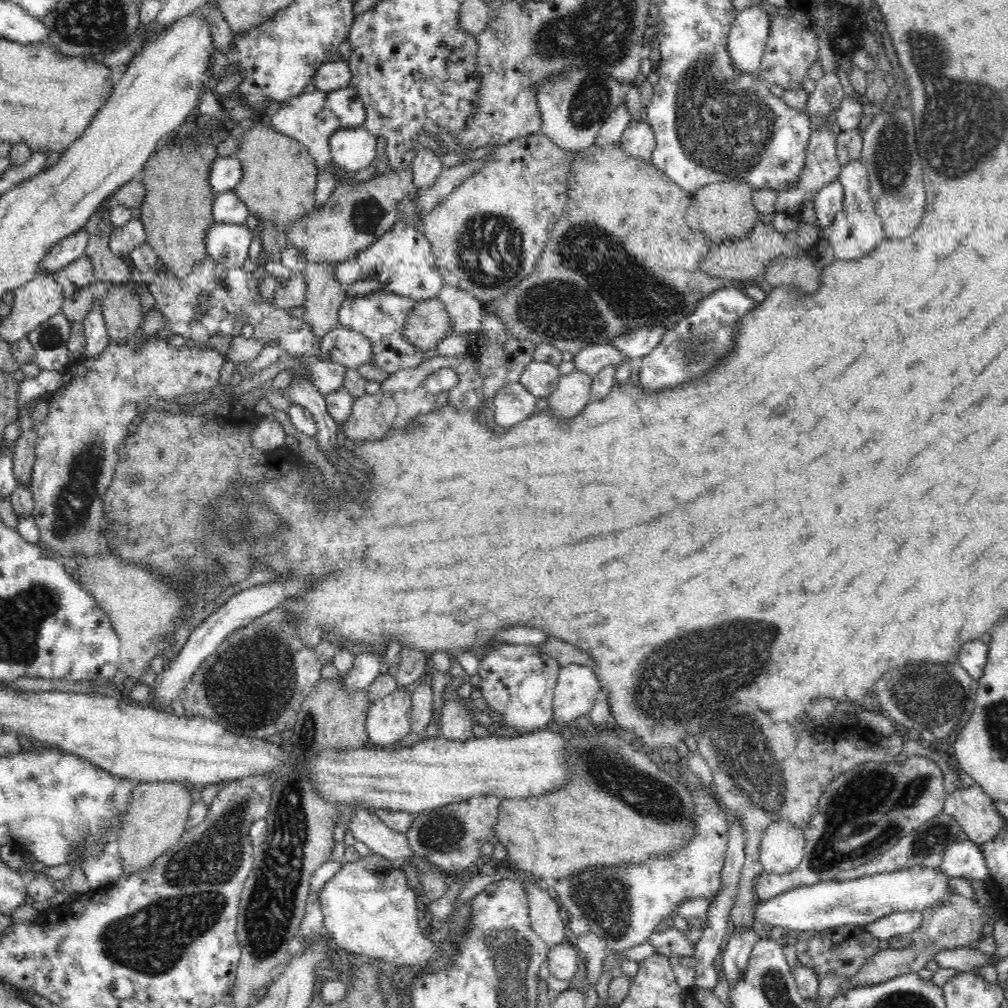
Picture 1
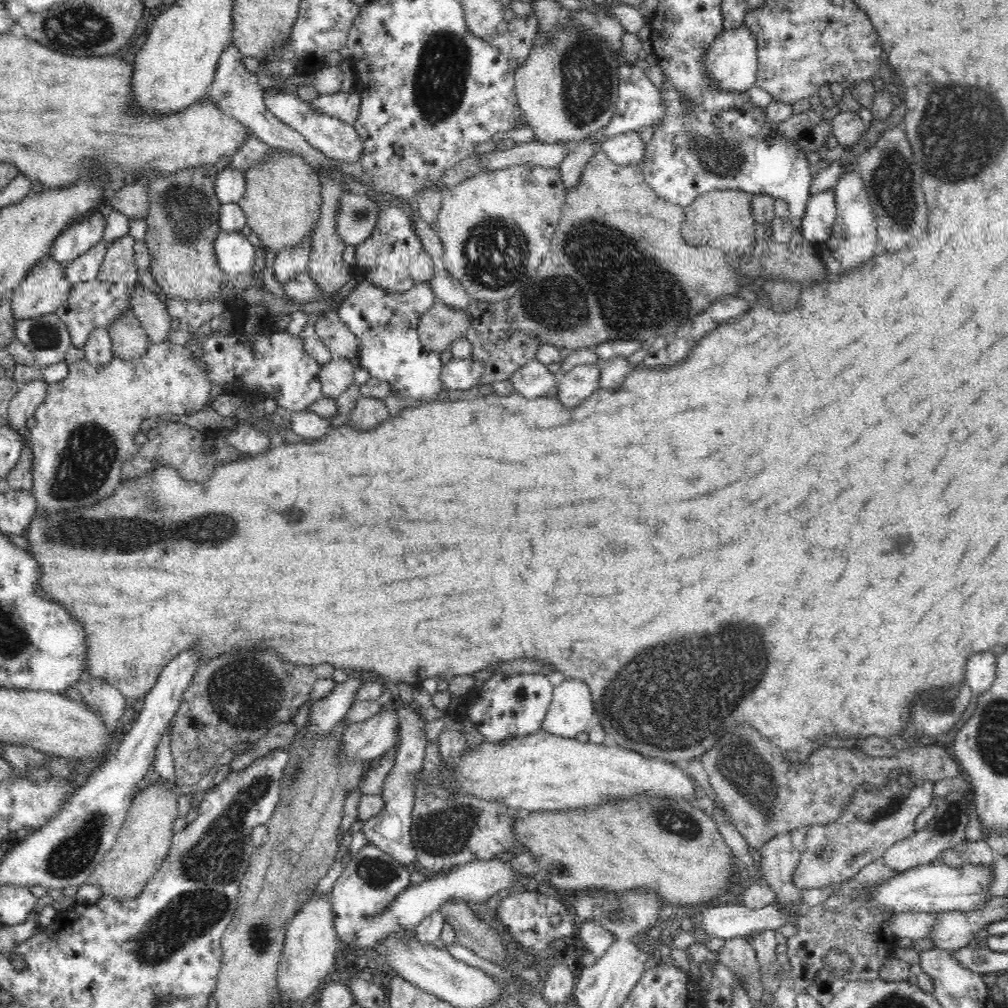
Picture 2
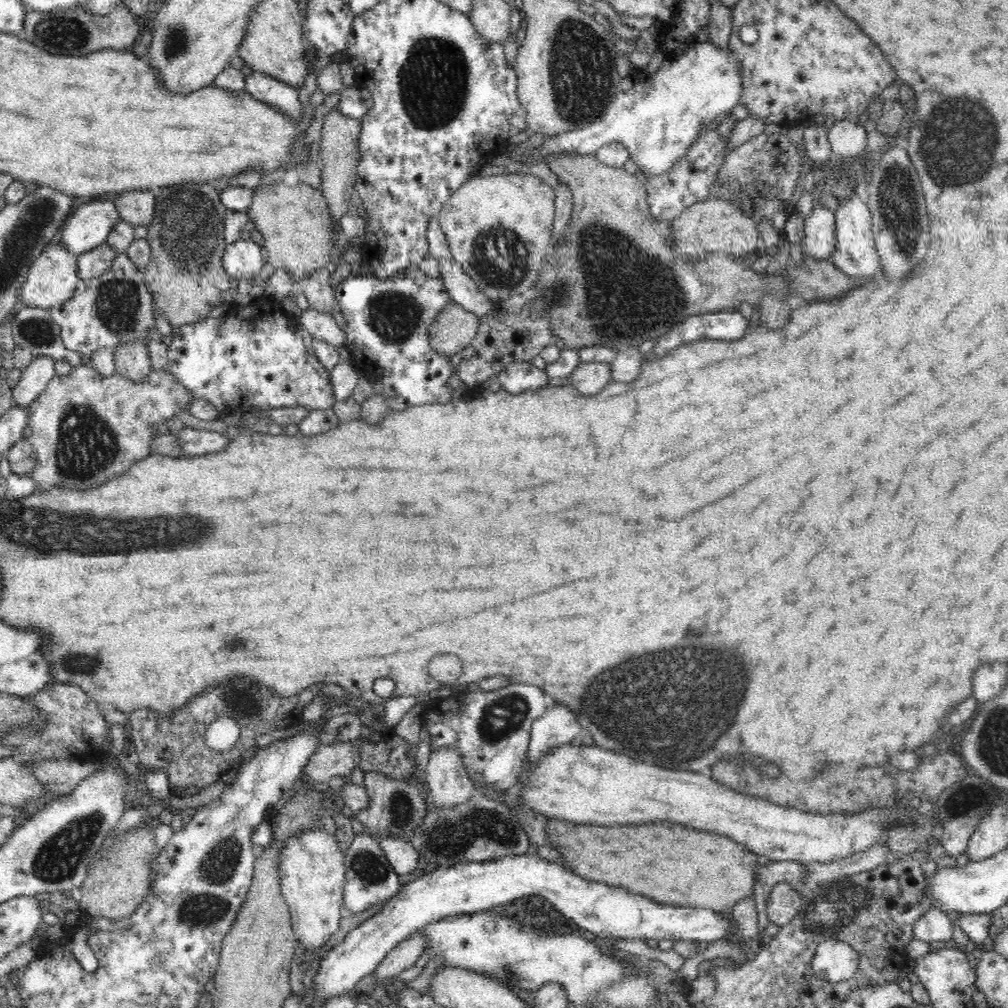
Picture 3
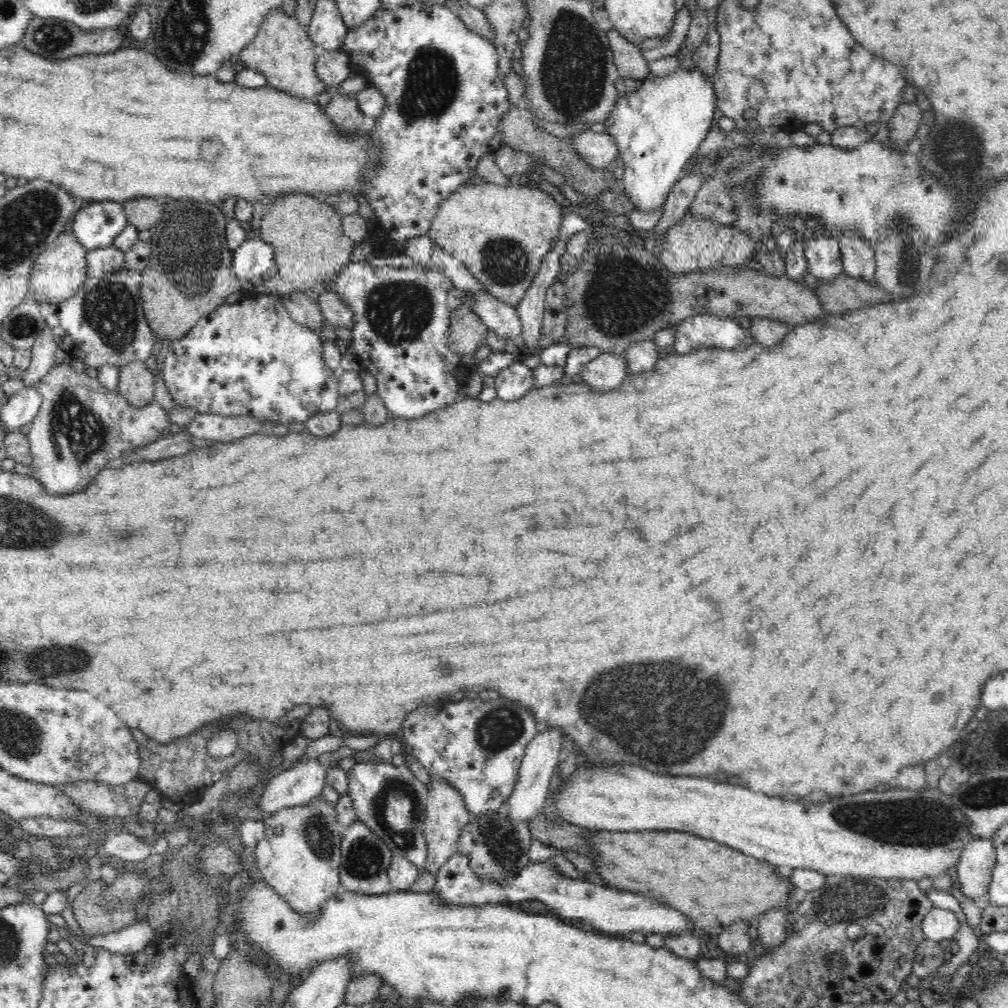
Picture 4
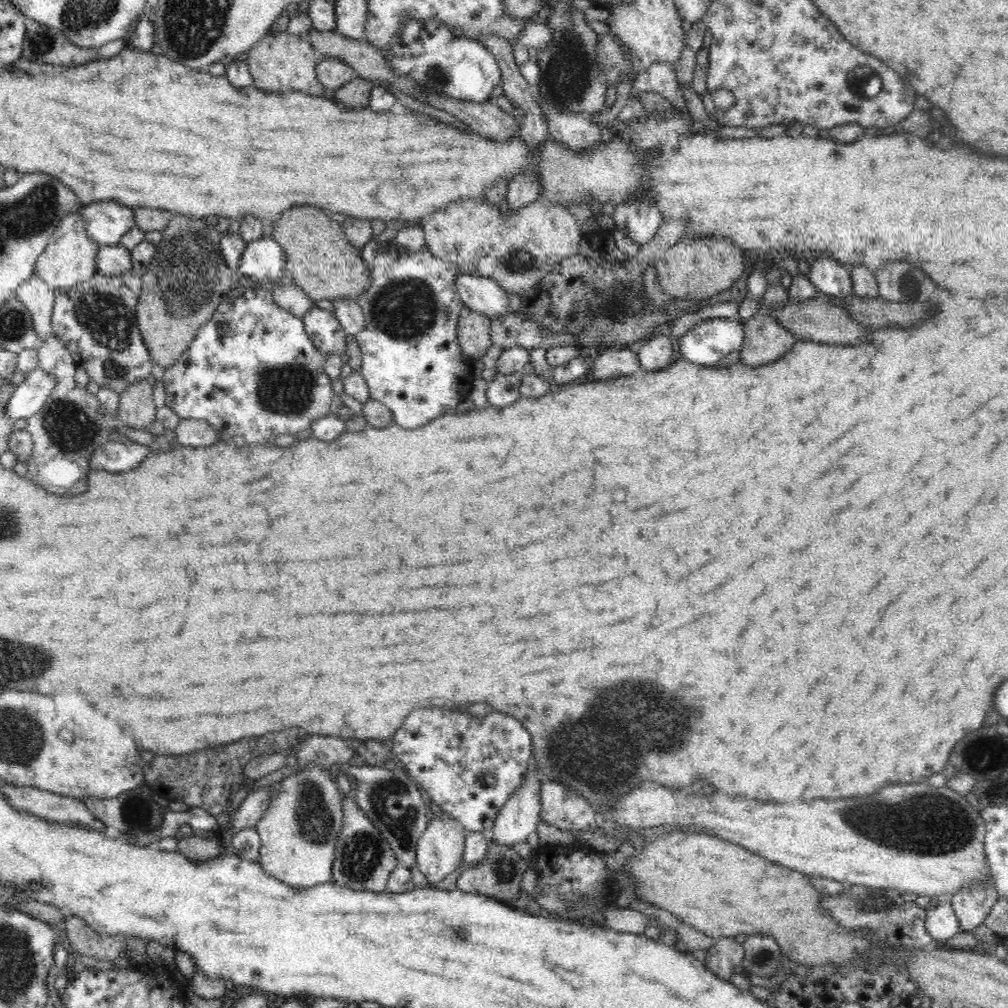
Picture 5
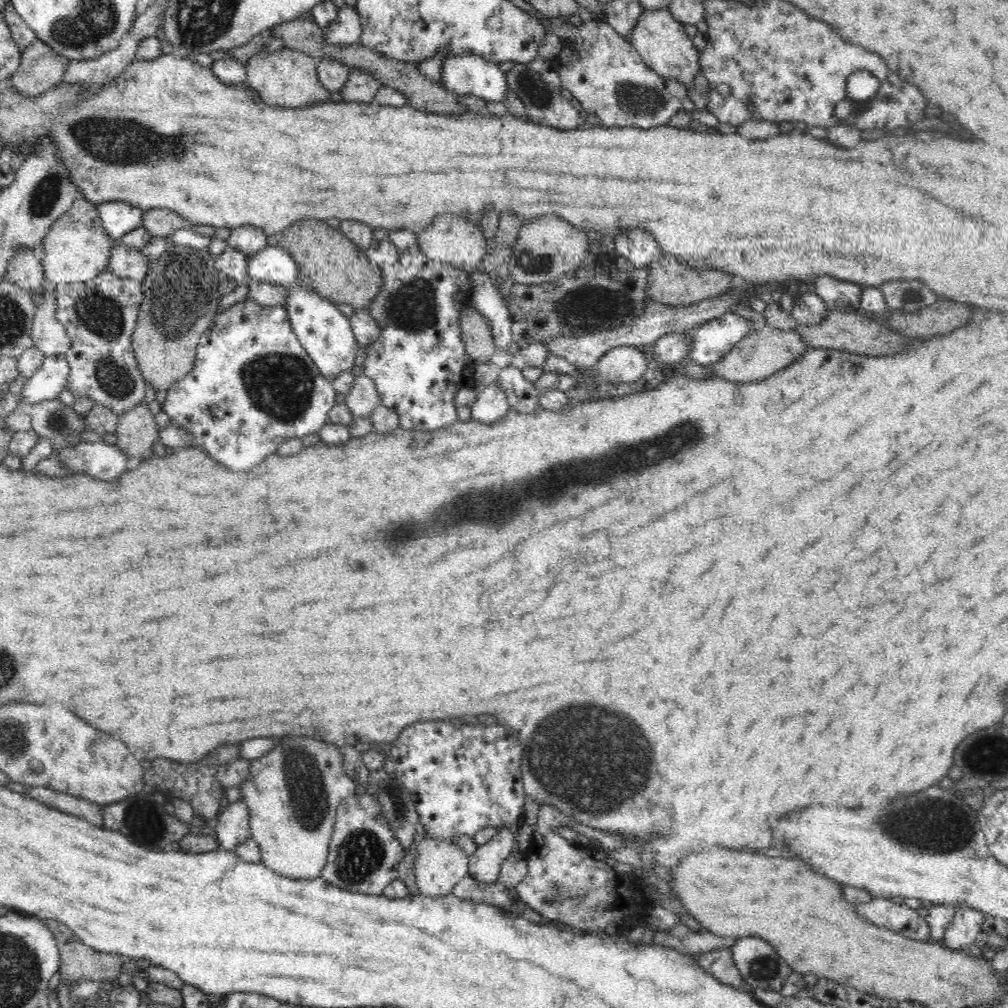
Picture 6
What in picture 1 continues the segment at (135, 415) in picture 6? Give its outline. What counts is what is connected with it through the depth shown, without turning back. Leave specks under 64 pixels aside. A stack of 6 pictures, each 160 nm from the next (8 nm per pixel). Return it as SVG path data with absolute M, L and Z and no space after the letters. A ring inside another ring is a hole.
M112 284L102 301L106 328L111 342L134 343L143 324L142 299L132 285Z

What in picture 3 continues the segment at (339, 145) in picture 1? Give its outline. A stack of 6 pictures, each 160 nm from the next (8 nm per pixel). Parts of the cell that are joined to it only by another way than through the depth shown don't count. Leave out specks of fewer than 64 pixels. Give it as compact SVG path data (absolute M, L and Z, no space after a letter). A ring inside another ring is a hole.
M252 71L252 74L245 78L245 83L246 91L251 97L280 109L291 120L295 120L295 125L303 118L304 110L298 100L298 89L260 71Z

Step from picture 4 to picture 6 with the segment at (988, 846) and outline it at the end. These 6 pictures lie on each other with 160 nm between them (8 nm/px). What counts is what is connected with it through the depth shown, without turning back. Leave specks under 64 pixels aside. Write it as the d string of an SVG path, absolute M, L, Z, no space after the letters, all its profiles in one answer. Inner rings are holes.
M958 906L952 922L948 924L943 932L940 944L950 950L963 951L974 943L976 937L981 933L981 926L985 914L974 910L969 906Z

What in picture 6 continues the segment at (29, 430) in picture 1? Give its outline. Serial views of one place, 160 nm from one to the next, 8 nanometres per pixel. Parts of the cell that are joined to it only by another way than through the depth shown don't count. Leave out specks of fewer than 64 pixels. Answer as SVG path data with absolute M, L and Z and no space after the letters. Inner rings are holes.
M20 249L17 256L6 267L8 280L20 289L30 291L34 306L41 303L41 288L46 281L41 259L32 249Z

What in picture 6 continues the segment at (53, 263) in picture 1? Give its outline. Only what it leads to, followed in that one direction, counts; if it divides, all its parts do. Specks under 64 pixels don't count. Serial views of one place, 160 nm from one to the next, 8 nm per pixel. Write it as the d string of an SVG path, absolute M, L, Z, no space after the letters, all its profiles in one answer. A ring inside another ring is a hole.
M112 201L97 205L106 233L120 241L128 232L143 227L144 211L133 204Z

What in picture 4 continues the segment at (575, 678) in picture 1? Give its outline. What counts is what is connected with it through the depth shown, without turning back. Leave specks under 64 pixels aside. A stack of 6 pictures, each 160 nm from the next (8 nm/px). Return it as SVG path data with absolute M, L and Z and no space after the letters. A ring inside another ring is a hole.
M557 726L556 728L541 728L536 736L530 740L530 744L526 746L526 752L519 768L517 783L504 806L507 818L509 818L509 822L512 822L512 826L515 826L516 822L528 824L545 806L548 786L550 786L550 780L552 780L552 776L556 772L556 766L559 763L558 754L560 754L560 748L564 744L565 736L566 734L563 734L562 729L557 728Z

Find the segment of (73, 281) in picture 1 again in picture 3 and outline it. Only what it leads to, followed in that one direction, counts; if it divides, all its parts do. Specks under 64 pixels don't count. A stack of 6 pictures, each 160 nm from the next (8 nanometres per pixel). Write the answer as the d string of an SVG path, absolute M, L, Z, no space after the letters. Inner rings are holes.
M105 243L78 255L78 278L82 282L90 282L102 276L112 266L116 254L117 252Z

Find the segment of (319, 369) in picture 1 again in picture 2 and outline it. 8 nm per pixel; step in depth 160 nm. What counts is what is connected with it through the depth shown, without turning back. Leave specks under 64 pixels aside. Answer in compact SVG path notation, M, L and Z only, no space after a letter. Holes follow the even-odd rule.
M333 359L321 366L320 382L324 397L336 400L354 383L355 368L348 359Z

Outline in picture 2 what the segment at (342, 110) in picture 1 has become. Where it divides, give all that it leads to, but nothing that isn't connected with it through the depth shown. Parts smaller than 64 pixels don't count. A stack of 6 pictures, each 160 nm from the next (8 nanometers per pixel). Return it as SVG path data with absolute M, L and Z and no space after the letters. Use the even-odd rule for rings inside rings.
M338 91L332 95L320 95L310 104L319 112L353 126L359 118L361 97L355 91L350 93ZM304 242L294 248L286 248L276 254L273 274L282 289L294 276L307 268L311 253L311 243Z

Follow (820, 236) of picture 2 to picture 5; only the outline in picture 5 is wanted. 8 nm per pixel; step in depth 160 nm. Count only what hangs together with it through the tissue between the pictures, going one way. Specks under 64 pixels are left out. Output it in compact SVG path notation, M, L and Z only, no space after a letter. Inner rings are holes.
M818 258L812 264L810 270L811 283L821 292L820 294L827 295L833 301L840 301L851 296L852 277L850 270L840 266L836 260L832 258Z

